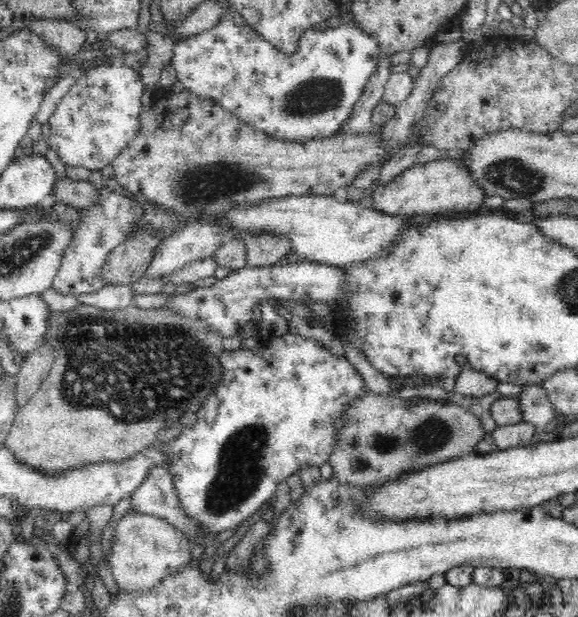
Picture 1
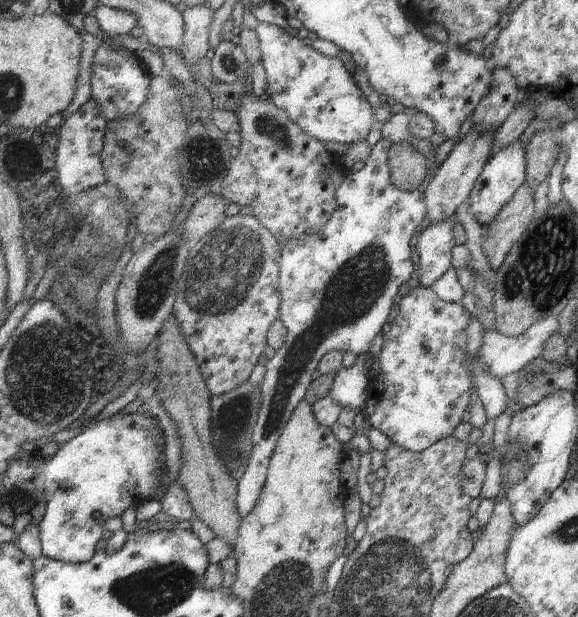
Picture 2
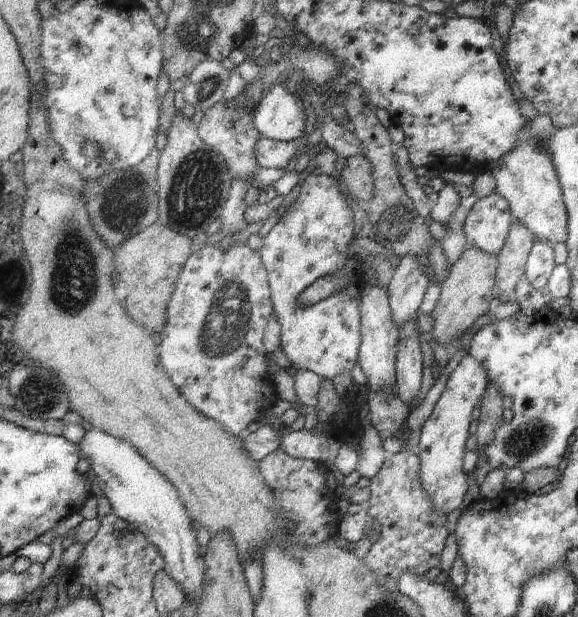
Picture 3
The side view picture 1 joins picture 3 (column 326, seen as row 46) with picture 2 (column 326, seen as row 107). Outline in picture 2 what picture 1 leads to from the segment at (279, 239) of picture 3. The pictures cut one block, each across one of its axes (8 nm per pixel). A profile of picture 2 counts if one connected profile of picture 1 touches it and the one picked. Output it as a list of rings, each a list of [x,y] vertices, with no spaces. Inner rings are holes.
[[[380,137],[371,148],[365,168],[347,175],[347,180],[339,186],[337,192],[339,208],[335,210],[327,226],[319,230],[319,234],[311,234],[307,242],[289,240],[281,244],[282,272],[279,290],[282,294],[282,310],[279,319],[287,326],[288,337],[285,346],[276,351],[274,357],[266,363],[267,372],[261,385],[263,400],[253,433],[251,462],[245,476],[238,482],[238,511],[243,517],[253,512],[263,492],[278,440],[295,408],[306,399],[307,391],[314,381],[311,380],[311,374],[318,370],[322,358],[333,350],[353,352],[357,356],[368,354],[375,336],[387,326],[387,318],[391,314],[391,308],[395,306],[393,300],[399,294],[399,288],[411,278],[416,278],[418,273],[416,251],[411,250],[411,240],[427,216],[426,196],[423,192],[406,192],[395,186],[389,163],[391,145],[391,140]]]

